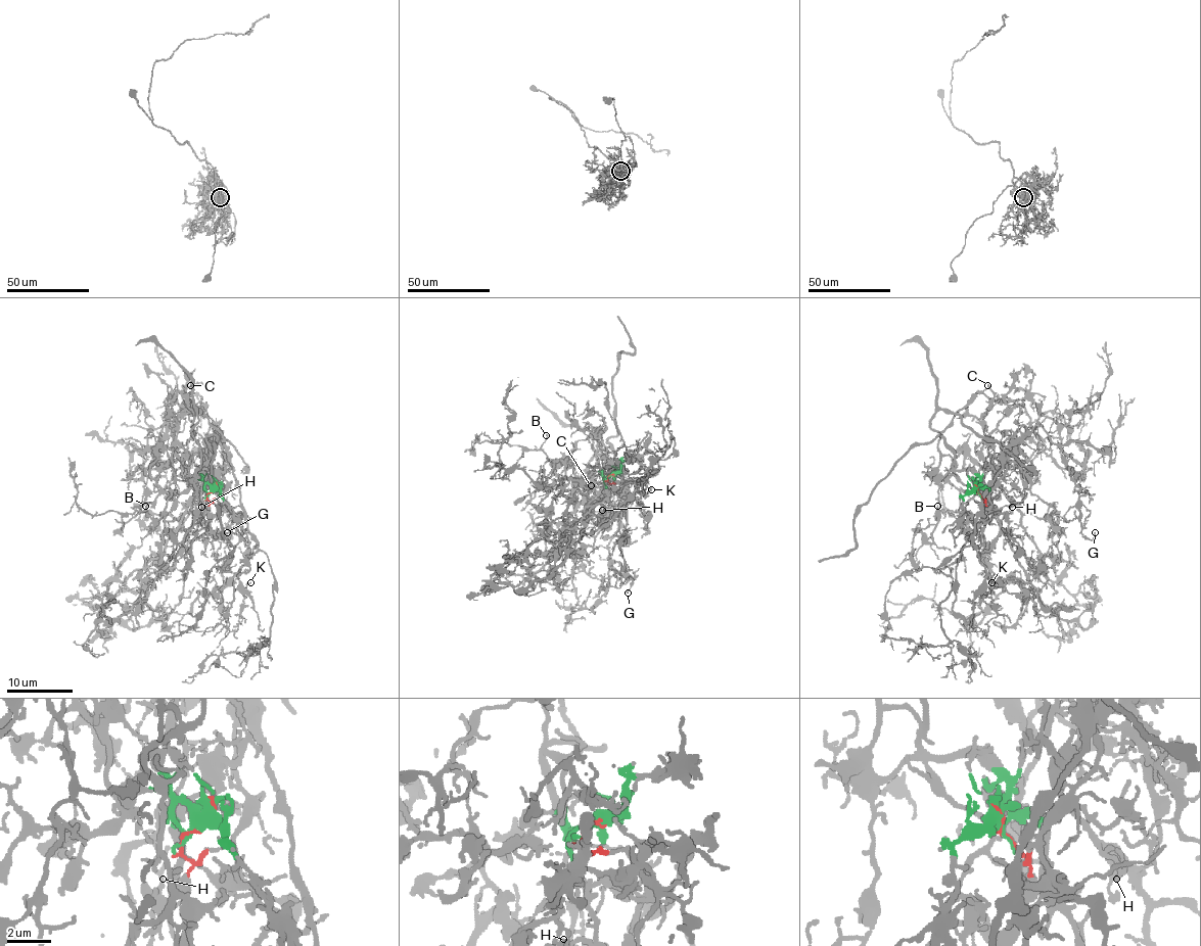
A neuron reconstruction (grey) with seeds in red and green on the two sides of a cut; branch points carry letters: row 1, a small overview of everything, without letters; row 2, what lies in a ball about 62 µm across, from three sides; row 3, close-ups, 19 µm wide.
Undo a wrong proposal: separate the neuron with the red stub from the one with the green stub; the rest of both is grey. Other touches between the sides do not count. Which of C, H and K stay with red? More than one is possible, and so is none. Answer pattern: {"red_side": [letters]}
{"red_side": ["K"]}

